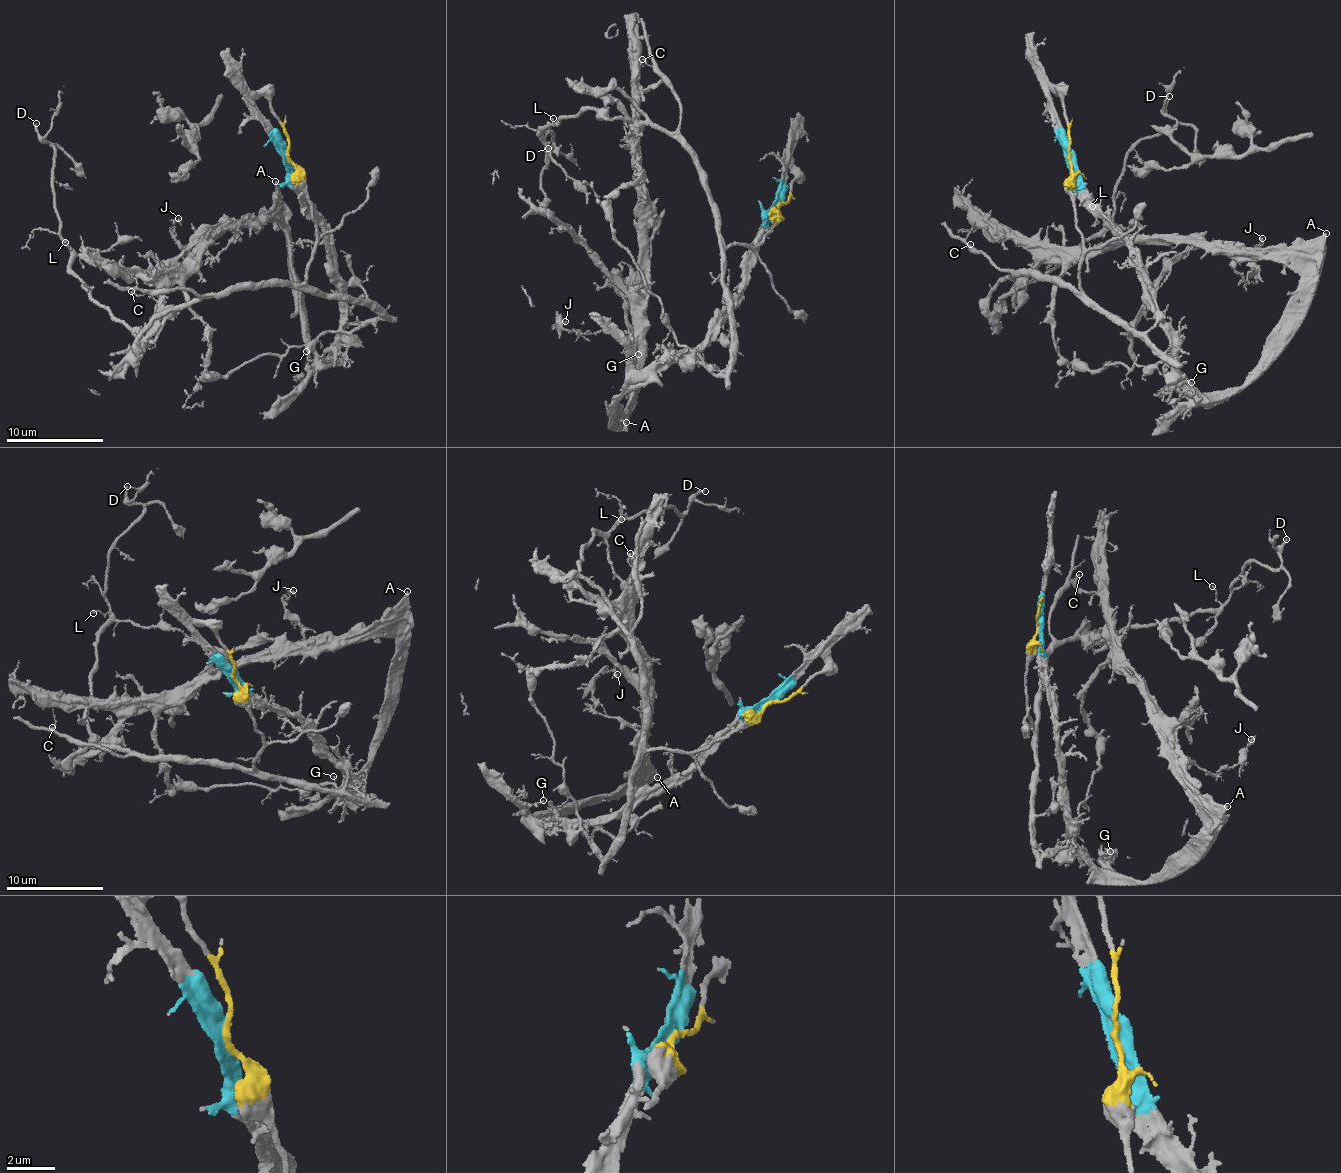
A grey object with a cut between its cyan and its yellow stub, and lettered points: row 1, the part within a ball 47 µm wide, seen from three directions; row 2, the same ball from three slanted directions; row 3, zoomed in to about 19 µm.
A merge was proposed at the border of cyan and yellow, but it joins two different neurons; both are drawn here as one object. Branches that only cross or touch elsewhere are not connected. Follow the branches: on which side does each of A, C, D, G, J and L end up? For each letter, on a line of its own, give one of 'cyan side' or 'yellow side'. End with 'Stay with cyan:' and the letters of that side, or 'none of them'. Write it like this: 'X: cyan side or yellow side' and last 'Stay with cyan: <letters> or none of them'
A: cyan side
C: yellow side
D: yellow side
G: cyan side
J: cyan side
L: yellow side
Stay with cyan: A, G, J

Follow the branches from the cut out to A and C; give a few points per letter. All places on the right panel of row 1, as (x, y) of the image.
A: (1070, 158), (1130, 249), (1173, 371), (1204, 395), (1248, 379), (1325, 233)
C: (1070, 156), (1076, 225), (1083, 248), (1078, 292), (991, 264), (971, 244)

